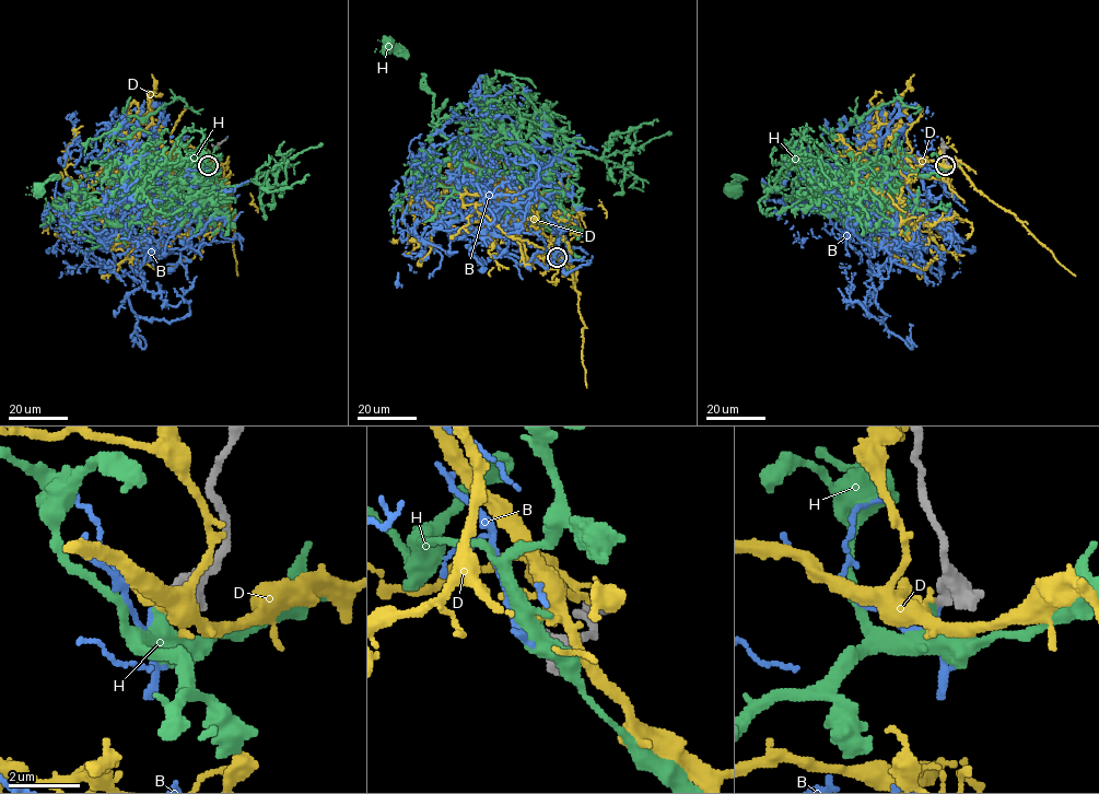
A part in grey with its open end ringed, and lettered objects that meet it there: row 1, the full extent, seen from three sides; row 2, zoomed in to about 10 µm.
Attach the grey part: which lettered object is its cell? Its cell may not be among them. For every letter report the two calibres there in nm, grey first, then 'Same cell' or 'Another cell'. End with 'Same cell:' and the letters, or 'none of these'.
B: Thickness 300 nm (grey) against 150 nm. Another cell
D: Thickness 360 nm (grey) against 200 nm. Another cell
H: Thickness 300 nm (grey) against 360 nm. Same cell
Same cell: H

